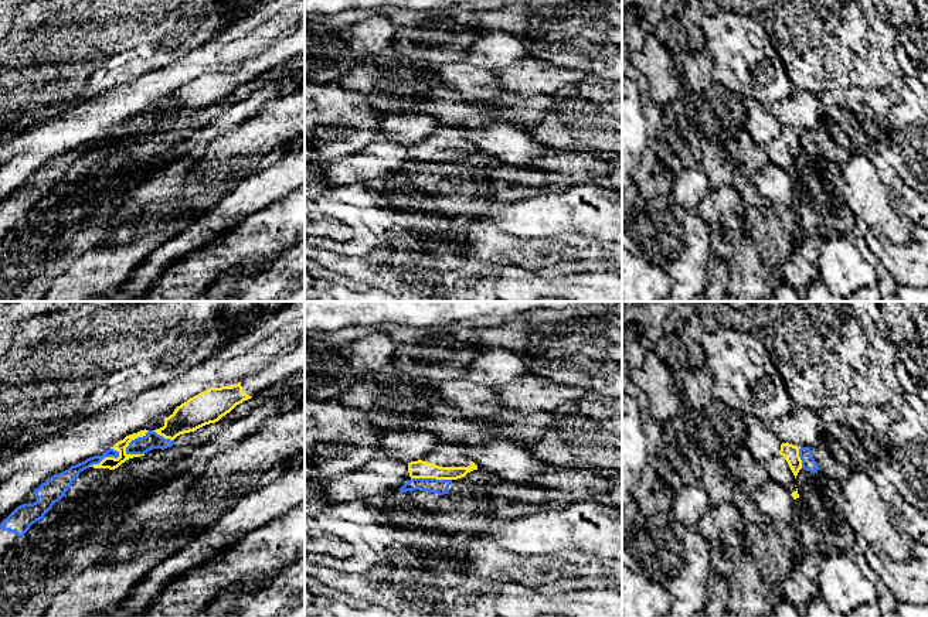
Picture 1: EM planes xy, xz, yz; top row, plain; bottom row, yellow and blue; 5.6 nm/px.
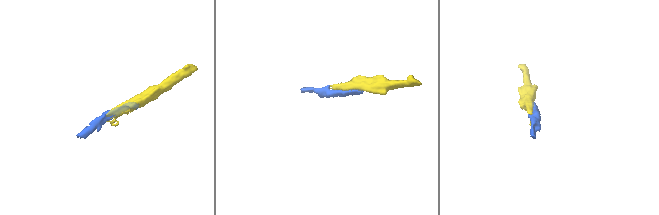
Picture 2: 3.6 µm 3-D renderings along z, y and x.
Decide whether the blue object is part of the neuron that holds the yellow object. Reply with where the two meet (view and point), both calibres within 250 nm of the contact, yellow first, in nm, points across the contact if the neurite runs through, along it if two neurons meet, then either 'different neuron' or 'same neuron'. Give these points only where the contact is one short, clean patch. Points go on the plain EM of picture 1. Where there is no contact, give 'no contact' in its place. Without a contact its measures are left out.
xy (133, 122) | 70/100 nm | different neuron

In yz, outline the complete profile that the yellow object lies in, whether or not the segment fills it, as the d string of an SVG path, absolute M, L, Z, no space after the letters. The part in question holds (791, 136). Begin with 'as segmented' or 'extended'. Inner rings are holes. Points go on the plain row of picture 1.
extended | M782 126L778 137L766 146L771 164L785 170L793 183L799 181L795 161L802 151L798 129Z

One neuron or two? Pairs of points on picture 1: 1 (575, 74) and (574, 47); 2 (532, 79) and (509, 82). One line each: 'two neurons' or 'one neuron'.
1: two neurons
2: one neuron

